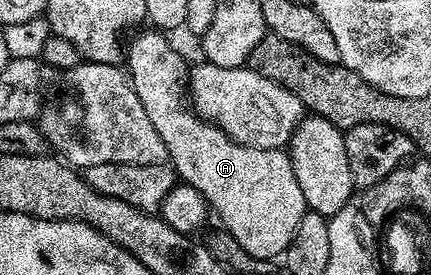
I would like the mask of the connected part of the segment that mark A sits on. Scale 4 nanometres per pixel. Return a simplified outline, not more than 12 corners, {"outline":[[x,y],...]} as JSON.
{"outline":[[156,28],[127,73],[168,161],[243,252],[280,259],[307,209],[284,149],[231,140]]}

